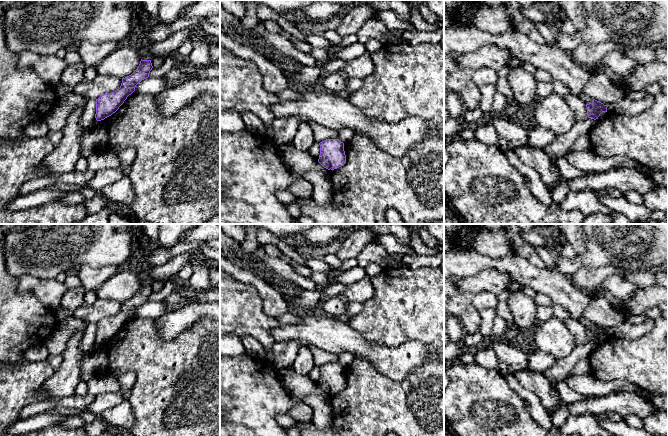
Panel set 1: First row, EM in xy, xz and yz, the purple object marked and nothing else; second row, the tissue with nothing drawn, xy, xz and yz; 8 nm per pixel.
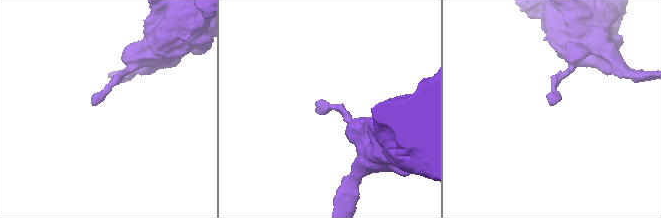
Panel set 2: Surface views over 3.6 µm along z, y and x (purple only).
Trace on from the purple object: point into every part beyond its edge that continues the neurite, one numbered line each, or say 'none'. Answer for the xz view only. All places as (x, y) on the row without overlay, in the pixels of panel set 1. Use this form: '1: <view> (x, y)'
none

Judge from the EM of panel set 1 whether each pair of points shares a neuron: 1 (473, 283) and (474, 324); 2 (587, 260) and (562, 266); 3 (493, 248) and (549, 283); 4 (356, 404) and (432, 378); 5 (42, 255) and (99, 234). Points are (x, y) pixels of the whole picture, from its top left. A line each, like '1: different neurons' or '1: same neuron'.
1: same neuron
2: same neuron
3: different neurons
4: same neuron
5: same neuron

